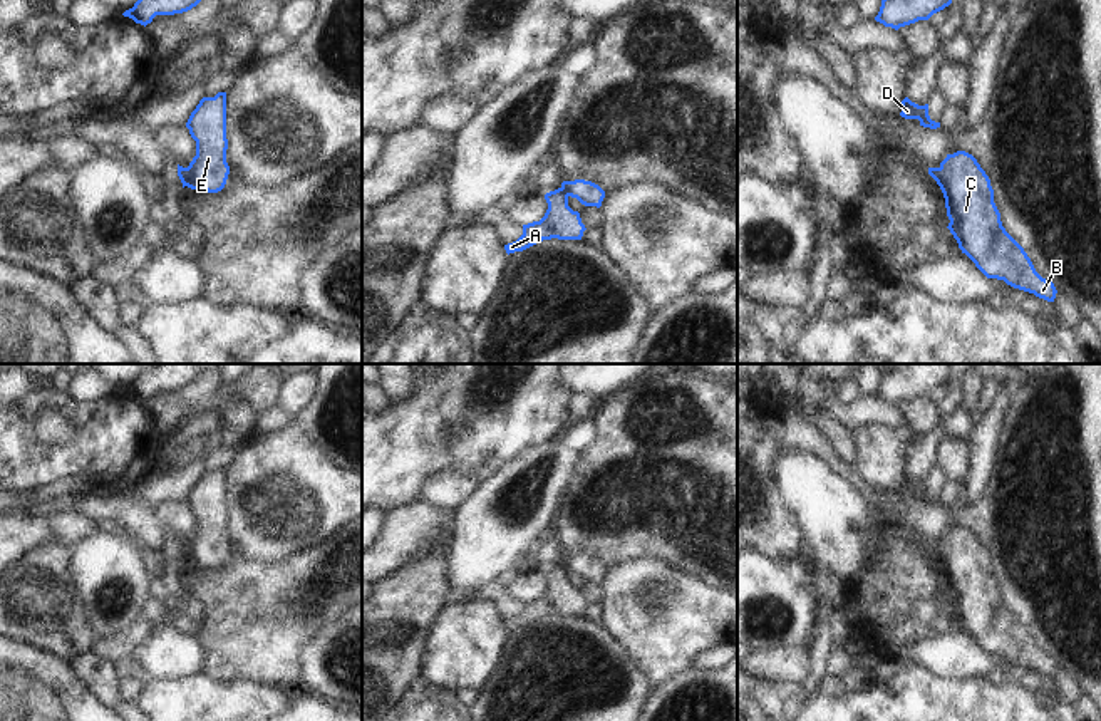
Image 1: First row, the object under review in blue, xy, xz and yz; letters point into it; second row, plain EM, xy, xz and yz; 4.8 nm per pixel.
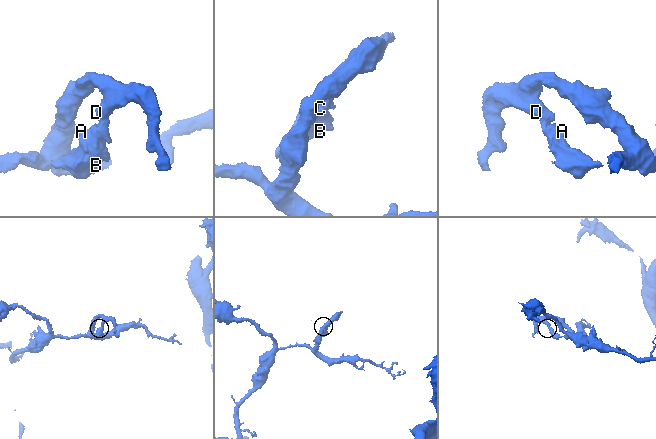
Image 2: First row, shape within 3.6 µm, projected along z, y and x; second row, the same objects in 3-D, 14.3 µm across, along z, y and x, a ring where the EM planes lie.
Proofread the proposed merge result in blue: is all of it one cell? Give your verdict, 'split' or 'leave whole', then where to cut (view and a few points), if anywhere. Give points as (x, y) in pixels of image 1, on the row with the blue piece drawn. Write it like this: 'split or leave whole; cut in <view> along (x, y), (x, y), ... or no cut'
split; cut in xz along (560, 188), (567, 197)

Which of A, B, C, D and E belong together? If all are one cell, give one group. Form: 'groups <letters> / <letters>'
groups A B C / D E

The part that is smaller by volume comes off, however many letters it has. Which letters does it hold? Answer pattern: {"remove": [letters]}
{"remove": ["A", "B", "C"]}

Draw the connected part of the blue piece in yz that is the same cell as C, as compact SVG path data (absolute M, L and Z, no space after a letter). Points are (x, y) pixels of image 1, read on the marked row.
M957 151L938 168L949 230L975 267L987 277L1054 302L1056 287L1042 278L1024 248L1005 231L994 203L994 189L977 159Z

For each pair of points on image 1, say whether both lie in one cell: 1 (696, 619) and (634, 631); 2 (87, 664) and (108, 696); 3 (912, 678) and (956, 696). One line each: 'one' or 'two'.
1: one
2: one
3: one

